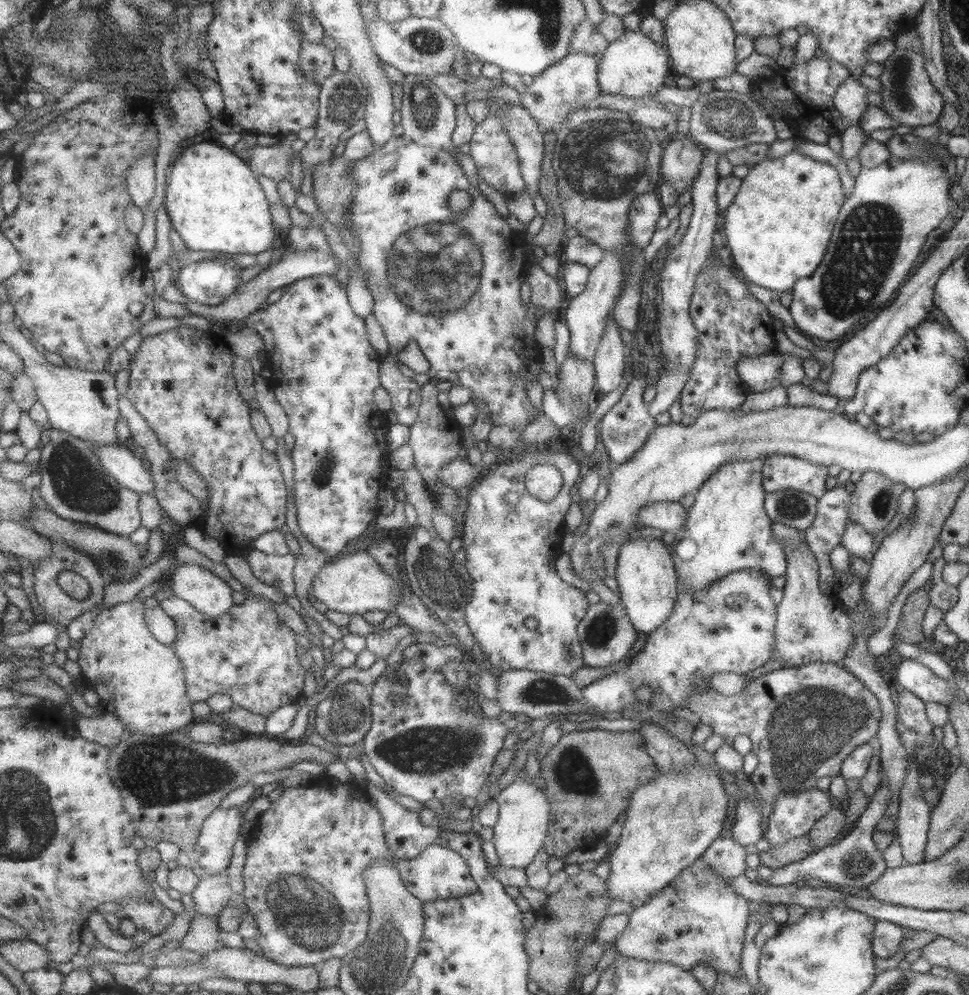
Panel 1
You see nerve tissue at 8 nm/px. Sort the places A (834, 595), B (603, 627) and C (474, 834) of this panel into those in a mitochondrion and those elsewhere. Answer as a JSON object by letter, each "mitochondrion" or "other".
{"A":"other","B":"mitochondrion","C":"other"}

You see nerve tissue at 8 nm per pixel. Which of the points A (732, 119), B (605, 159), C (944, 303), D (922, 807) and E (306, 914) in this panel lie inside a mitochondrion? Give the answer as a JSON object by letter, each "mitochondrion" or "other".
{"A":"mitochondrion","B":"mitochondrion","C":"other","D":"other","E":"mitochondrion"}

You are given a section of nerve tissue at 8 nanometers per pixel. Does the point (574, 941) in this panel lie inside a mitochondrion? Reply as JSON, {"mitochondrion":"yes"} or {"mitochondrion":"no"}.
{"mitochondrion":"yes"}

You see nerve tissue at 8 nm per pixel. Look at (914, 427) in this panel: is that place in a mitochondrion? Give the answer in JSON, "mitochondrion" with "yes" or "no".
{"mitochondrion":"no"}

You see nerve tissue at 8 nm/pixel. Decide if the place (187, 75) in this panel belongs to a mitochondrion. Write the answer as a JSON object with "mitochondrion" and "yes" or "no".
{"mitochondrion":"no"}

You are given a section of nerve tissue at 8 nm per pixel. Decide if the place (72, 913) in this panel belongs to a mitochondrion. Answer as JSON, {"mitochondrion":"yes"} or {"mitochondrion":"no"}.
{"mitochondrion":"no"}

